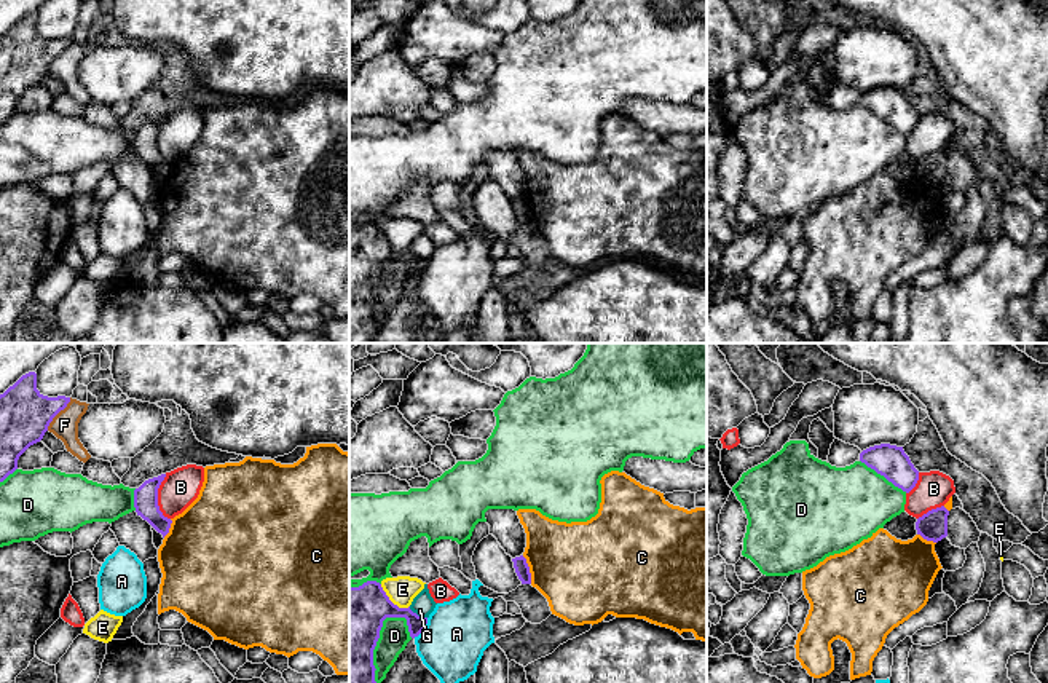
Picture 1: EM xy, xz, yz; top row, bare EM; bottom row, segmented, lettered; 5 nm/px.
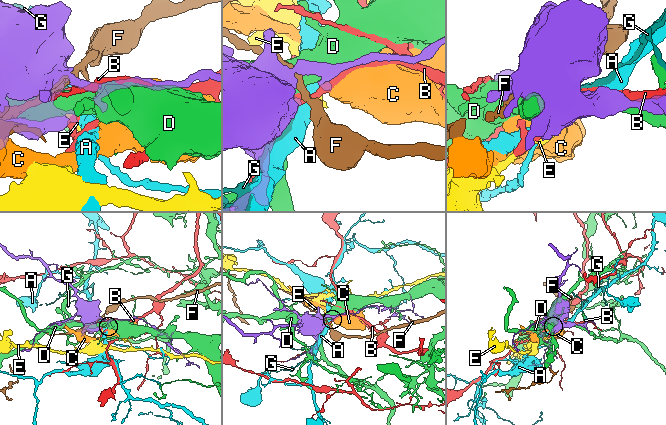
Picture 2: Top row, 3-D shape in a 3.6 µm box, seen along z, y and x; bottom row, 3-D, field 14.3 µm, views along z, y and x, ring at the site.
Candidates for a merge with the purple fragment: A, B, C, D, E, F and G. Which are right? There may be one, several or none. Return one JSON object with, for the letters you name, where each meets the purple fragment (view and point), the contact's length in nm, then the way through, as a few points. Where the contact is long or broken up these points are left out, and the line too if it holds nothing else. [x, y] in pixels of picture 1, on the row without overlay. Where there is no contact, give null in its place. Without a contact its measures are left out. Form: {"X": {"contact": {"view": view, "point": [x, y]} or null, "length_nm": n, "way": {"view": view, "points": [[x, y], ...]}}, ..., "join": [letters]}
{"join": []}

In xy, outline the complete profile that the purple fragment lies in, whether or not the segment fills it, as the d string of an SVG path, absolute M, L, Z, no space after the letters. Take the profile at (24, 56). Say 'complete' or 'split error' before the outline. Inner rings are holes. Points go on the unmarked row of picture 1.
complete; M37 16L22 18L0 37L0 124L18 112L19 99L40 85L70 40L48 40L37 32Z

